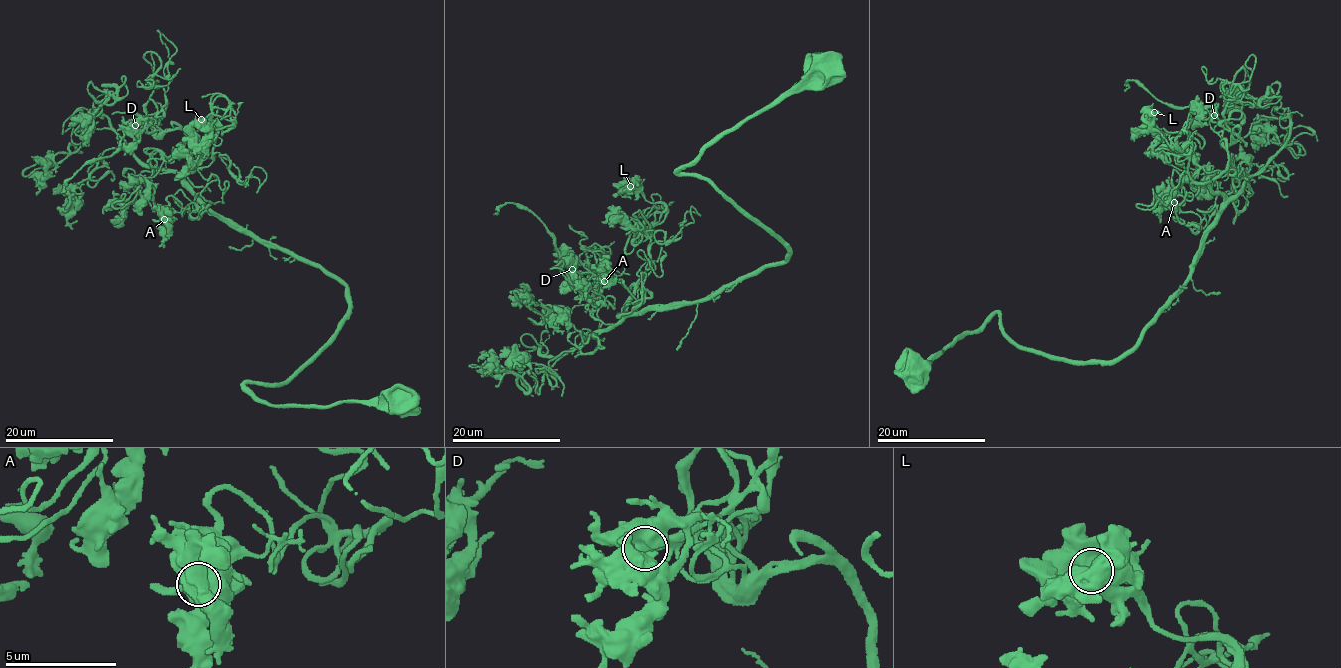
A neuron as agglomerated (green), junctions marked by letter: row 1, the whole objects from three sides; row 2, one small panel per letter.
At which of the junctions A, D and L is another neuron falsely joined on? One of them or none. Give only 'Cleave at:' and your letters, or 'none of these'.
Cleave at: D

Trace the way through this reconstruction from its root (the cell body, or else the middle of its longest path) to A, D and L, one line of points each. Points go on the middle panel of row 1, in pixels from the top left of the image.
A: (829, 68), (678, 172), (706, 178), (787, 259), (635, 312), (645, 290), (637, 302), (623, 278), (604, 281)
D: (829, 68), (721, 132), (678, 172), (706, 178), (787, 259), (708, 298), (635, 312), (634, 285), (573, 269)
L: (829, 68), (678, 172), (706, 178), (787, 259), (635, 312), (667, 208), (630, 186)

